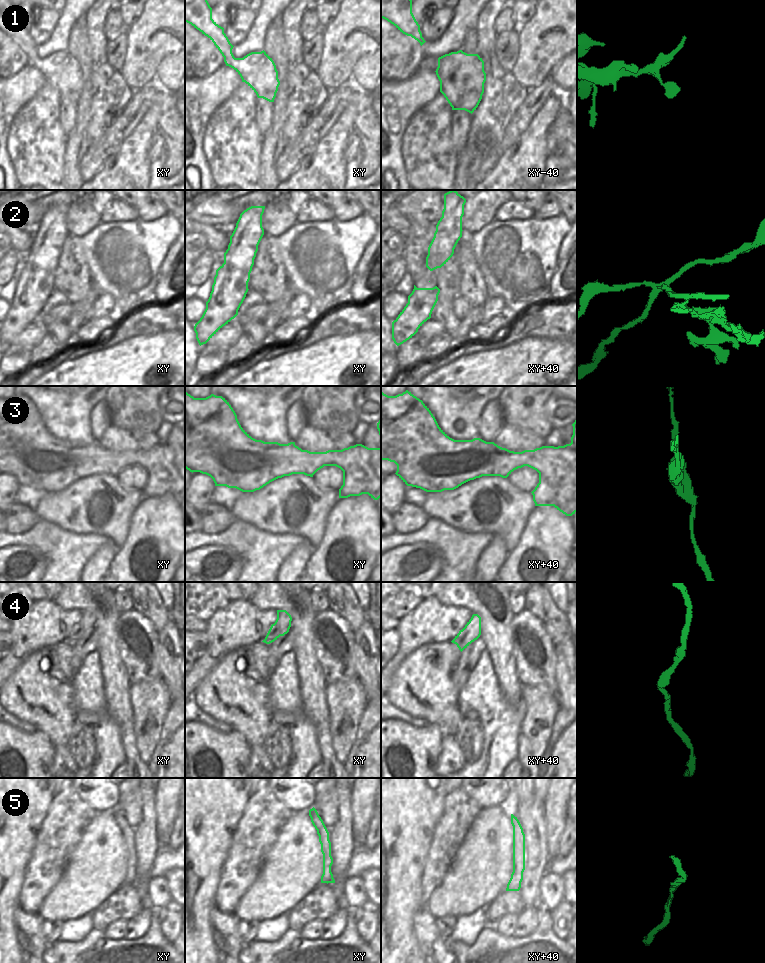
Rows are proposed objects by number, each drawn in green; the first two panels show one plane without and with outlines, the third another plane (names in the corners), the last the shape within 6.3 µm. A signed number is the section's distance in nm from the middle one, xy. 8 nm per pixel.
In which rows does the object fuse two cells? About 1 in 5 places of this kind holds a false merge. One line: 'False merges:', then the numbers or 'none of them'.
False merges: 2, 3

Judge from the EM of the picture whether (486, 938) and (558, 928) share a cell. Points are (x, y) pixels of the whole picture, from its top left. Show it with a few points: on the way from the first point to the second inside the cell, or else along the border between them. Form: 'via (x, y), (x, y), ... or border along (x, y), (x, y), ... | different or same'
border along (550, 911), (553, 931), (560, 938), (566, 939) | different

